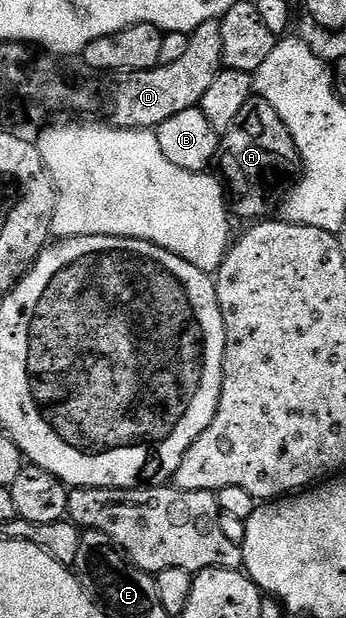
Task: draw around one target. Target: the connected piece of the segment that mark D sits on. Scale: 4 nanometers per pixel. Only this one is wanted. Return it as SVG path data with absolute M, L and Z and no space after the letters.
M217 19L208 21L200 25L200 29L189 32L189 36L188 49L184 49L184 54L177 61L147 71L132 71L123 78L126 80L119 85L114 95L113 126L123 129L157 129L164 121L168 121L168 117L176 117L176 113L184 113L184 109L192 109L201 104L204 93L208 93L212 81L216 81L219 71L223 70L220 22Z

